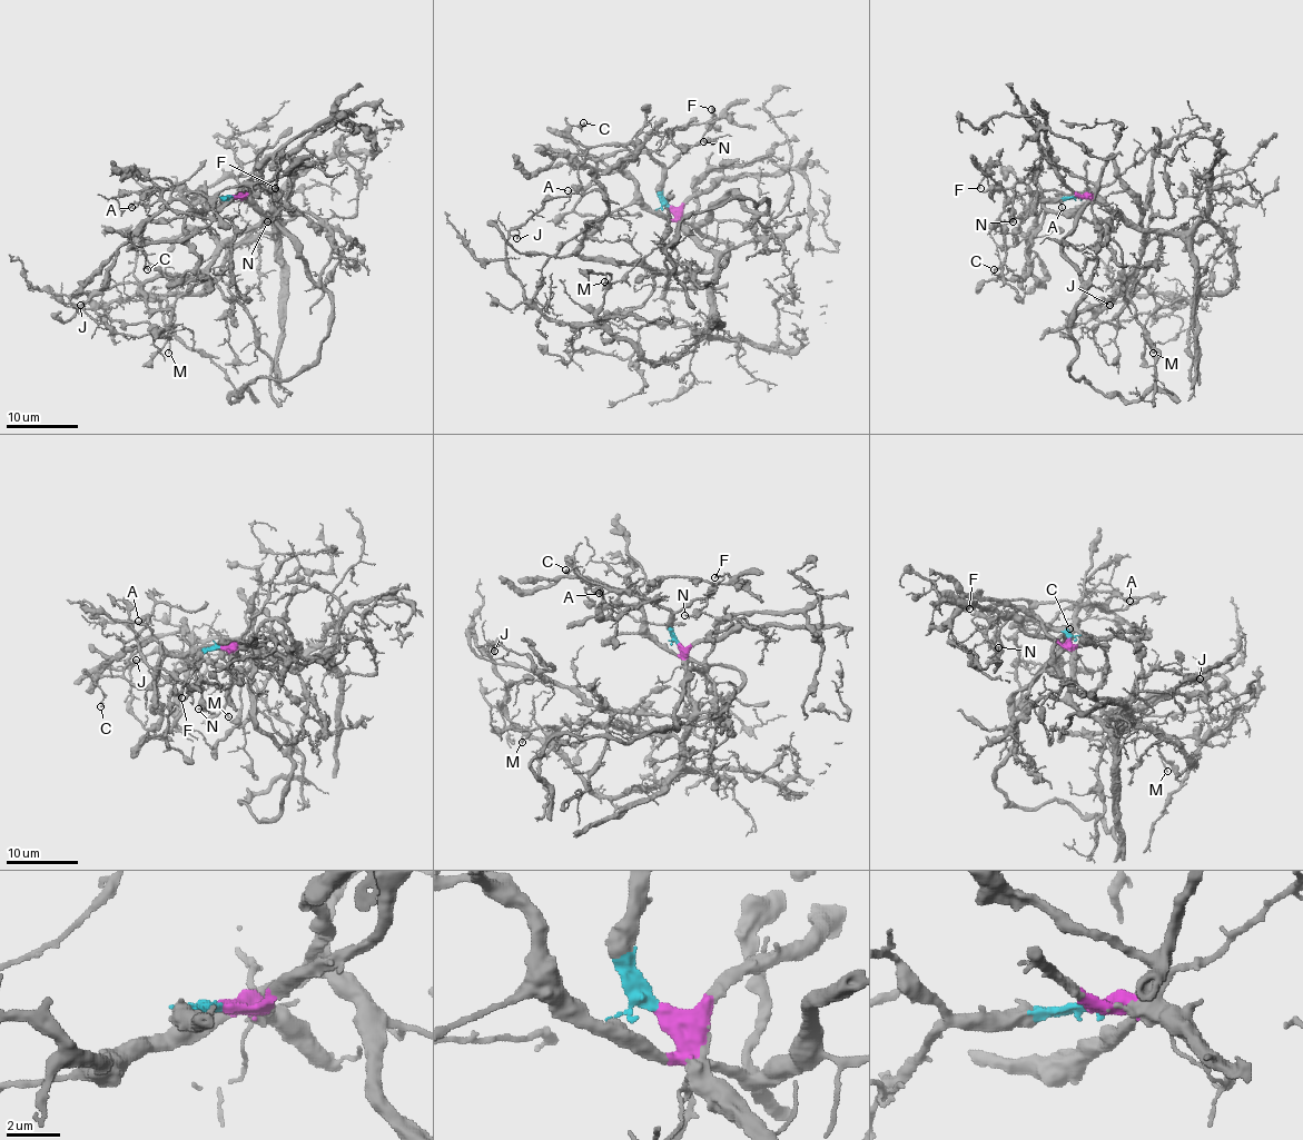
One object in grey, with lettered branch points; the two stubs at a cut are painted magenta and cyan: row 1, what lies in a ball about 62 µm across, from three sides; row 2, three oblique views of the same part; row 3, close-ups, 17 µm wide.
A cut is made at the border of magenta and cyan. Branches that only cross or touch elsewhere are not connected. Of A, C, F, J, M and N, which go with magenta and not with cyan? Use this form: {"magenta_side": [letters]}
{"magenta_side": ["J", "M"]}

